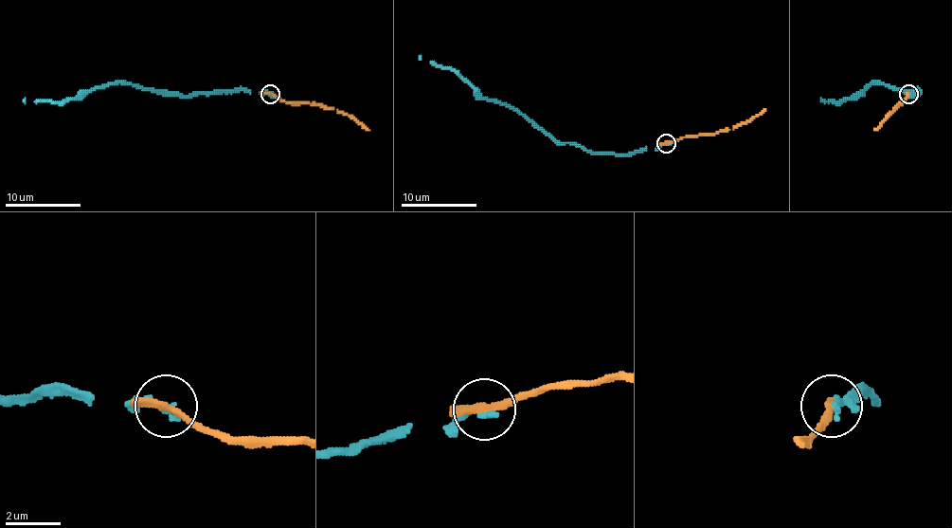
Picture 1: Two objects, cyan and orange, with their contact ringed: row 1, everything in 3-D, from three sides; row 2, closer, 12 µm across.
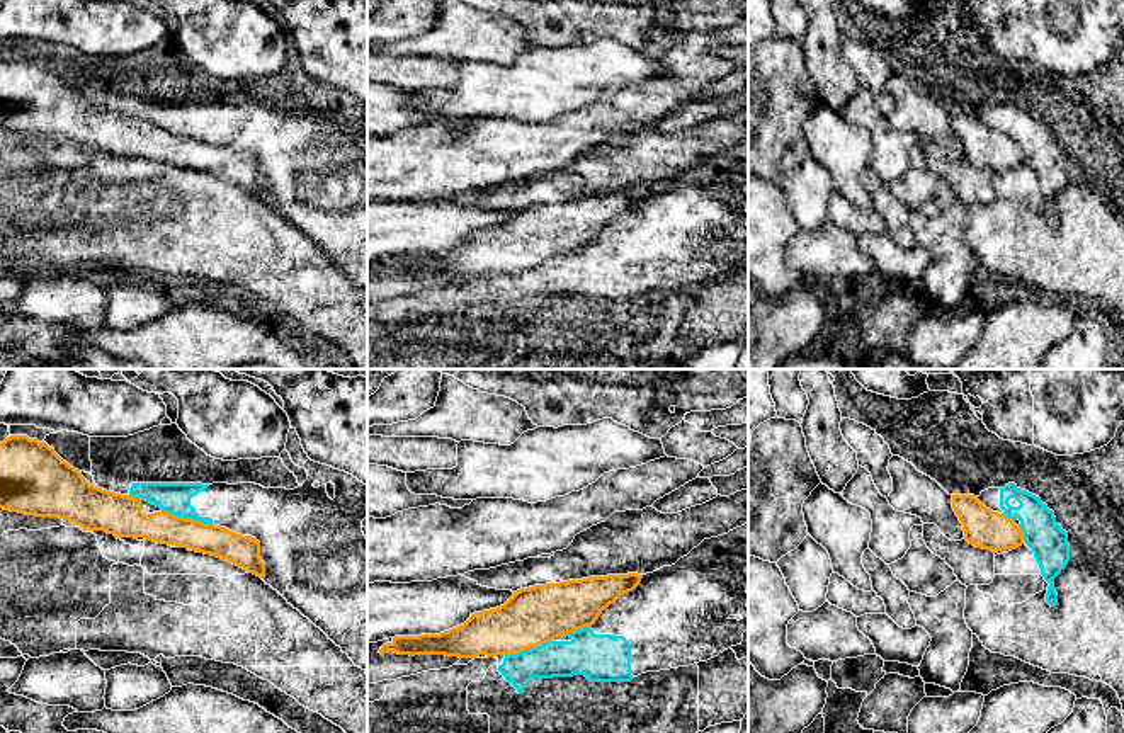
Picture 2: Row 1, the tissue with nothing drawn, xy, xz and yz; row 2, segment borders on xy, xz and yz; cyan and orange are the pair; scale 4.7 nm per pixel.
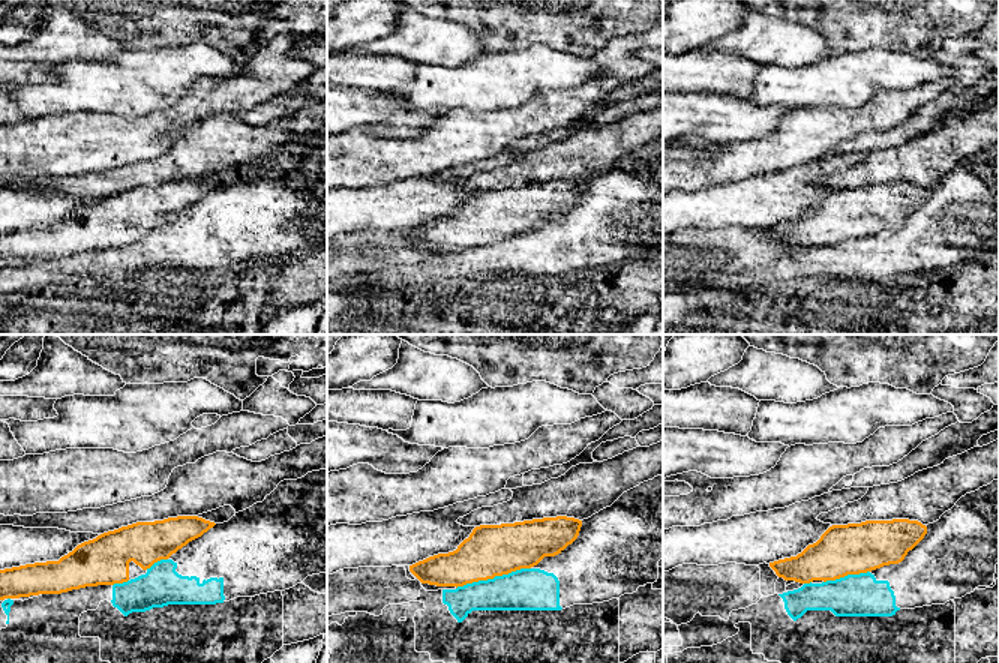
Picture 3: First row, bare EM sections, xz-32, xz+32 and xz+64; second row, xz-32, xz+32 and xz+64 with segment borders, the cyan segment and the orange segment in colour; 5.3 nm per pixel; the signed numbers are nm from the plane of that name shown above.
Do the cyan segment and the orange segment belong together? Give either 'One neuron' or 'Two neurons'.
Two neurons

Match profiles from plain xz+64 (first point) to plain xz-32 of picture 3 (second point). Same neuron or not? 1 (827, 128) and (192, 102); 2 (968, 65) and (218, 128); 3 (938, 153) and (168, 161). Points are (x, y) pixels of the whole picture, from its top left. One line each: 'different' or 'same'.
1: same
2: different
3: same

